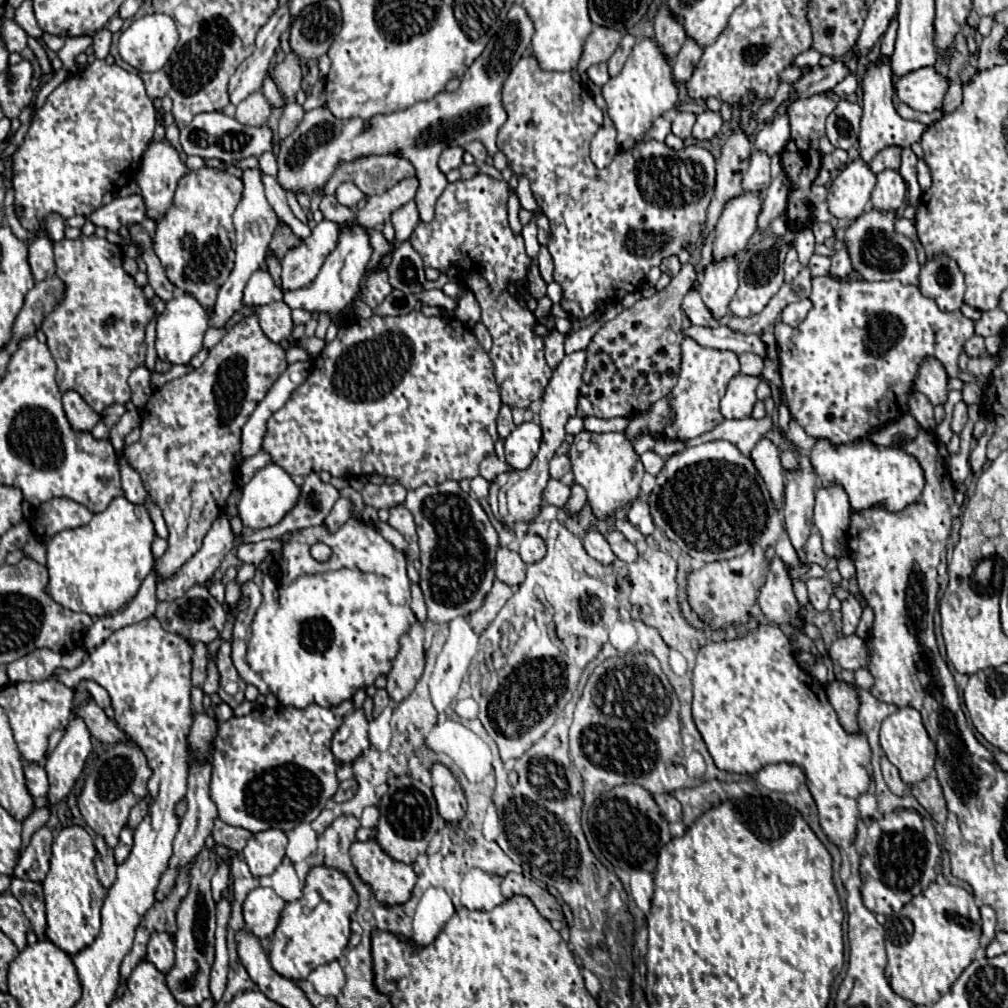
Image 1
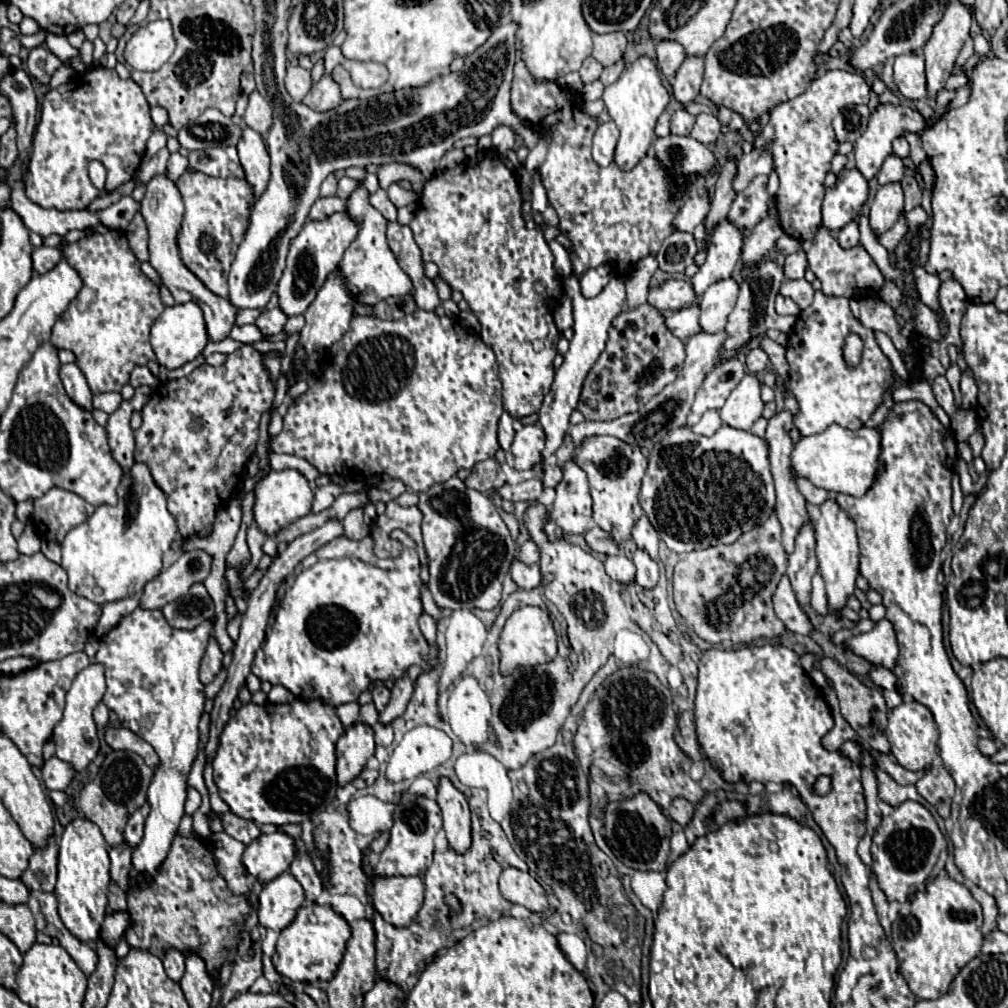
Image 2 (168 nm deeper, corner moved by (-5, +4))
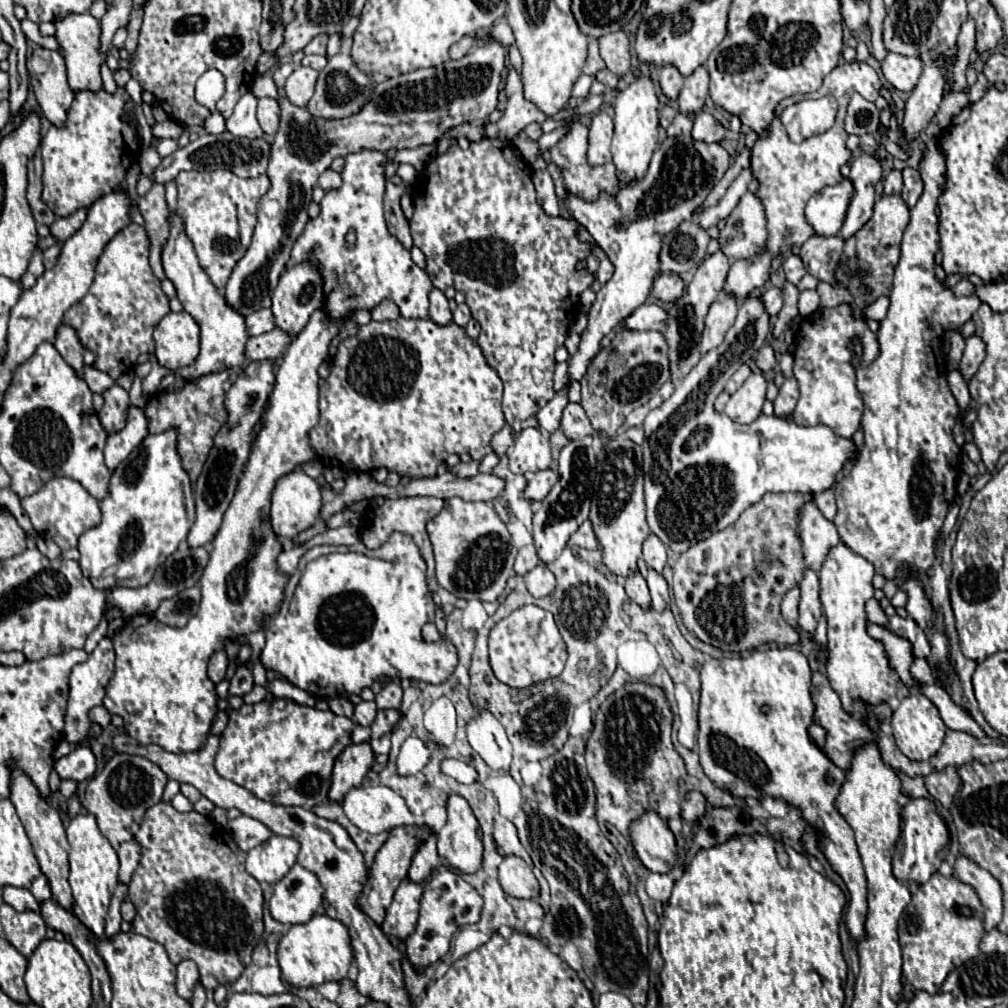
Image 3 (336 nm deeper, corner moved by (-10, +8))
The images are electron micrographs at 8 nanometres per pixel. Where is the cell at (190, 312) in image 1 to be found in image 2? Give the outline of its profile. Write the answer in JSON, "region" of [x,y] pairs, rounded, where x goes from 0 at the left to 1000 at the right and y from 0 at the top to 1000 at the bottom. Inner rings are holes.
{"region":[[[183,300],[183,302],[165,304],[163,310],[157,313],[157,317],[151,323],[149,339],[151,339],[151,345],[155,349],[157,359],[169,367],[179,365],[190,357],[194,357],[206,341],[204,319],[202,319],[202,313],[200,313],[200,308],[196,306],[196,302]]]}

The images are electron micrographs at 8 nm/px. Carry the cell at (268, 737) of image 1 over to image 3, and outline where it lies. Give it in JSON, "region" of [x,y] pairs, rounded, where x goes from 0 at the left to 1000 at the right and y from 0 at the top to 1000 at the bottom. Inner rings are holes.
{"region":[[[275,692],[271,696],[261,694],[251,700],[241,698],[237,704],[227,704],[227,716],[219,726],[219,740],[213,752],[213,762],[217,770],[245,782],[259,794],[279,800],[301,800],[307,804],[313,798],[320,798],[324,794],[332,752],[340,746],[342,740],[348,738],[348,726],[348,712],[334,710],[328,704],[299,700],[291,694]]]}

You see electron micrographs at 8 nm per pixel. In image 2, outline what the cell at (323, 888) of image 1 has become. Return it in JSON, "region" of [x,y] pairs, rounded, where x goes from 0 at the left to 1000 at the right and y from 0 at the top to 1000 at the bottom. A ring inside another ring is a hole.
{"region":[[[312,897],[300,899],[286,921],[278,925],[274,946],[270,948],[272,960],[284,972],[290,974],[312,974],[312,972],[327,972],[341,948],[343,935],[347,931],[347,919],[329,899]]]}

